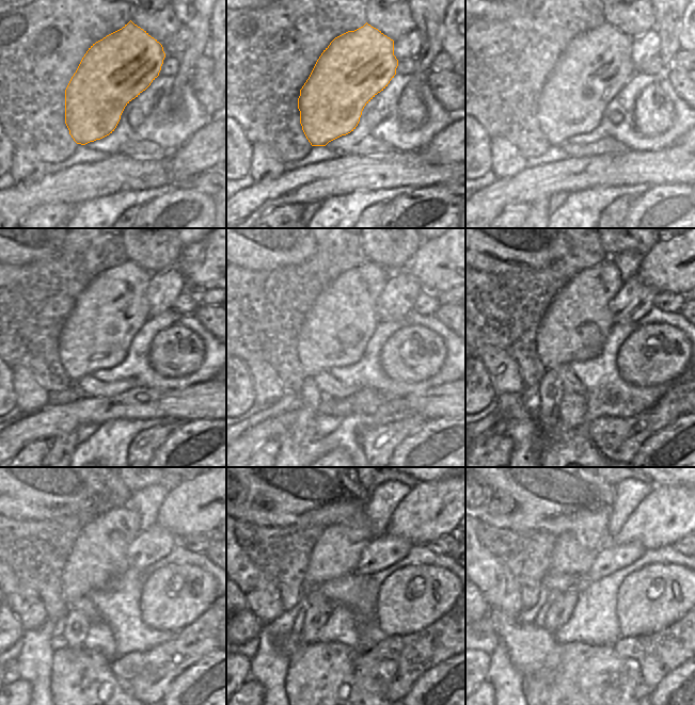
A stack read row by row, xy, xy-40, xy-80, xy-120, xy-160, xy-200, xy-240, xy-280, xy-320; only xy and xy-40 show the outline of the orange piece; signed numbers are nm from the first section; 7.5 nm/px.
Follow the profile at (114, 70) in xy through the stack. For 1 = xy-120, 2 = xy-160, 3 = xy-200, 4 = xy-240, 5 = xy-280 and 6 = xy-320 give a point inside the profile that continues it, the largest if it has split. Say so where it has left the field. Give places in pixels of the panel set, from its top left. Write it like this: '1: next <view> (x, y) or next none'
1: next xy-120 (96, 335)
2: next xy-160 (336, 330)
3: next xy-200 (574, 327)
4: next xy-240 (99, 554)
5: next xy-280 (336, 553)
6: next xy-320 (568, 557)

